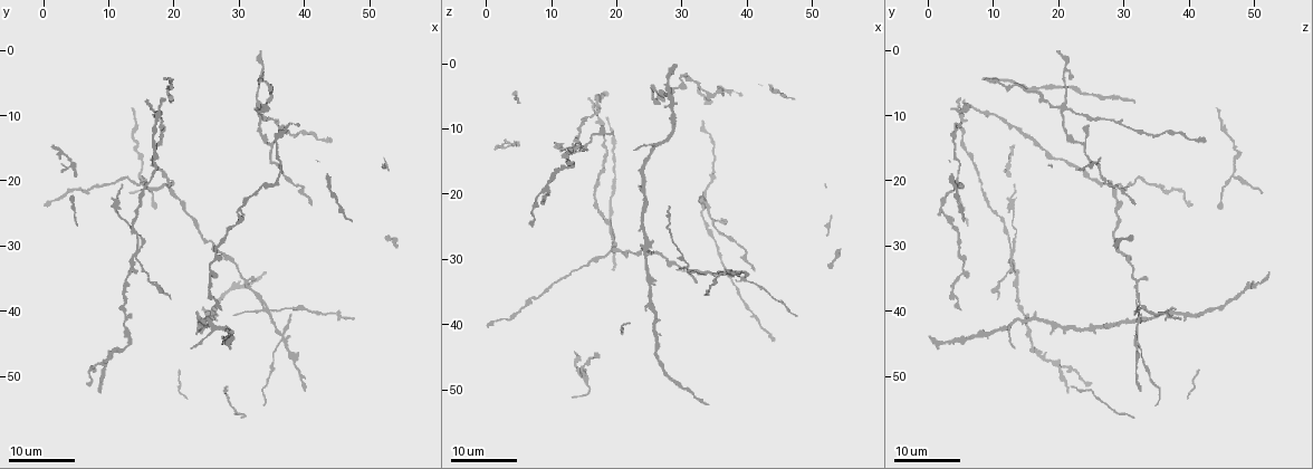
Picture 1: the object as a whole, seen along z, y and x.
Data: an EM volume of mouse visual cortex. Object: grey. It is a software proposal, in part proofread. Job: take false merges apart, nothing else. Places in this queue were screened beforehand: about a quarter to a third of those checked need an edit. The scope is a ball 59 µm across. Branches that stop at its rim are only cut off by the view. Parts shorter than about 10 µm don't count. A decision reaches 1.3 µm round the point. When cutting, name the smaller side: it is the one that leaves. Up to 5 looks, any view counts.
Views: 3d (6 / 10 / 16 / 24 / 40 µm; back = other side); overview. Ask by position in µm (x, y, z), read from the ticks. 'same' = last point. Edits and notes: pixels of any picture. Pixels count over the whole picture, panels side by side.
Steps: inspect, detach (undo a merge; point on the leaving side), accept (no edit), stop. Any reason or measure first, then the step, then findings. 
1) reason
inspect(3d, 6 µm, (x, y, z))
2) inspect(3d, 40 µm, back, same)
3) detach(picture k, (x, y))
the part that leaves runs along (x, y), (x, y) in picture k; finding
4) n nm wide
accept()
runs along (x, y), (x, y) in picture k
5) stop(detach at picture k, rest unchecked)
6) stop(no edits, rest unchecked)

narrows sharply
inspect(3d, 24 µm, (29.5, 25.0, 2.5))

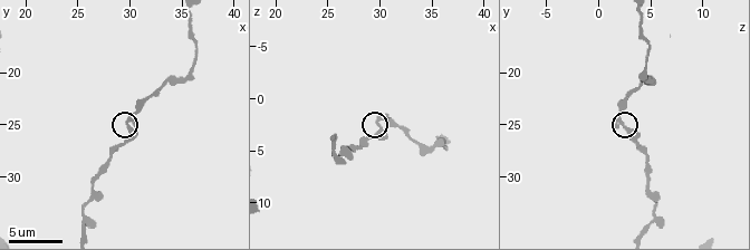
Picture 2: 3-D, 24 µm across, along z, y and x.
closer look
inspect(3d, 6 µm, (29.6, 24.6, 2.2))

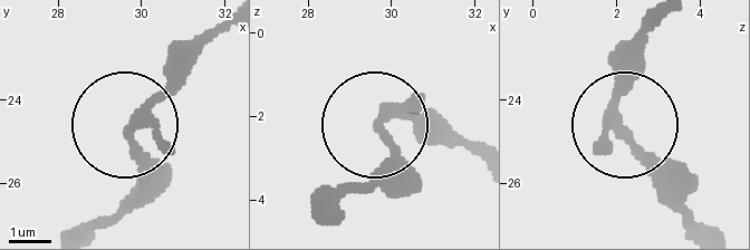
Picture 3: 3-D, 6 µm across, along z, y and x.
inspect(3d, 6 µm, back, (29.80, 24.80, 2.25))

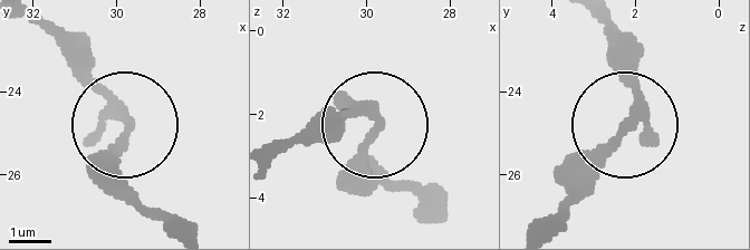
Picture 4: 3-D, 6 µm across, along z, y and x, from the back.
3 arms
accept()
all the same cell

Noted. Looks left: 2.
three arms meet
inspect(3d, 16 µm, (15.0, 30.0, 13.0))

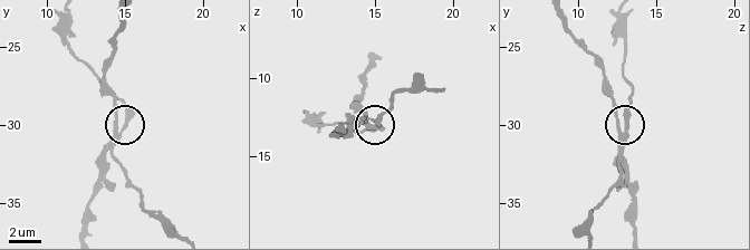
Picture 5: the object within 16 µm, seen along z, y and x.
inspect(3d, 6 µm, (15.0, 30.0, 13.2))

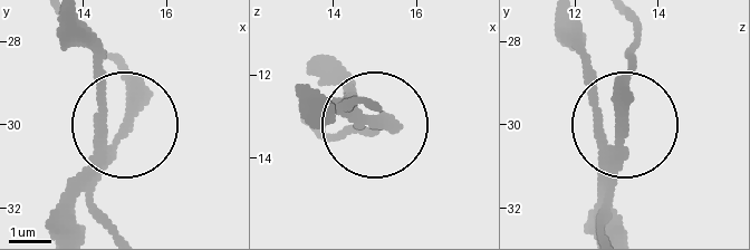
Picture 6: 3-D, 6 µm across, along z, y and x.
detach(picture 6, (126, 109))
the part that leaves runs along (613, 167), (634, 21) in picture 6; two cells meet here

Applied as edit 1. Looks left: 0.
stop(detach at picture 6, rest unchecked)

